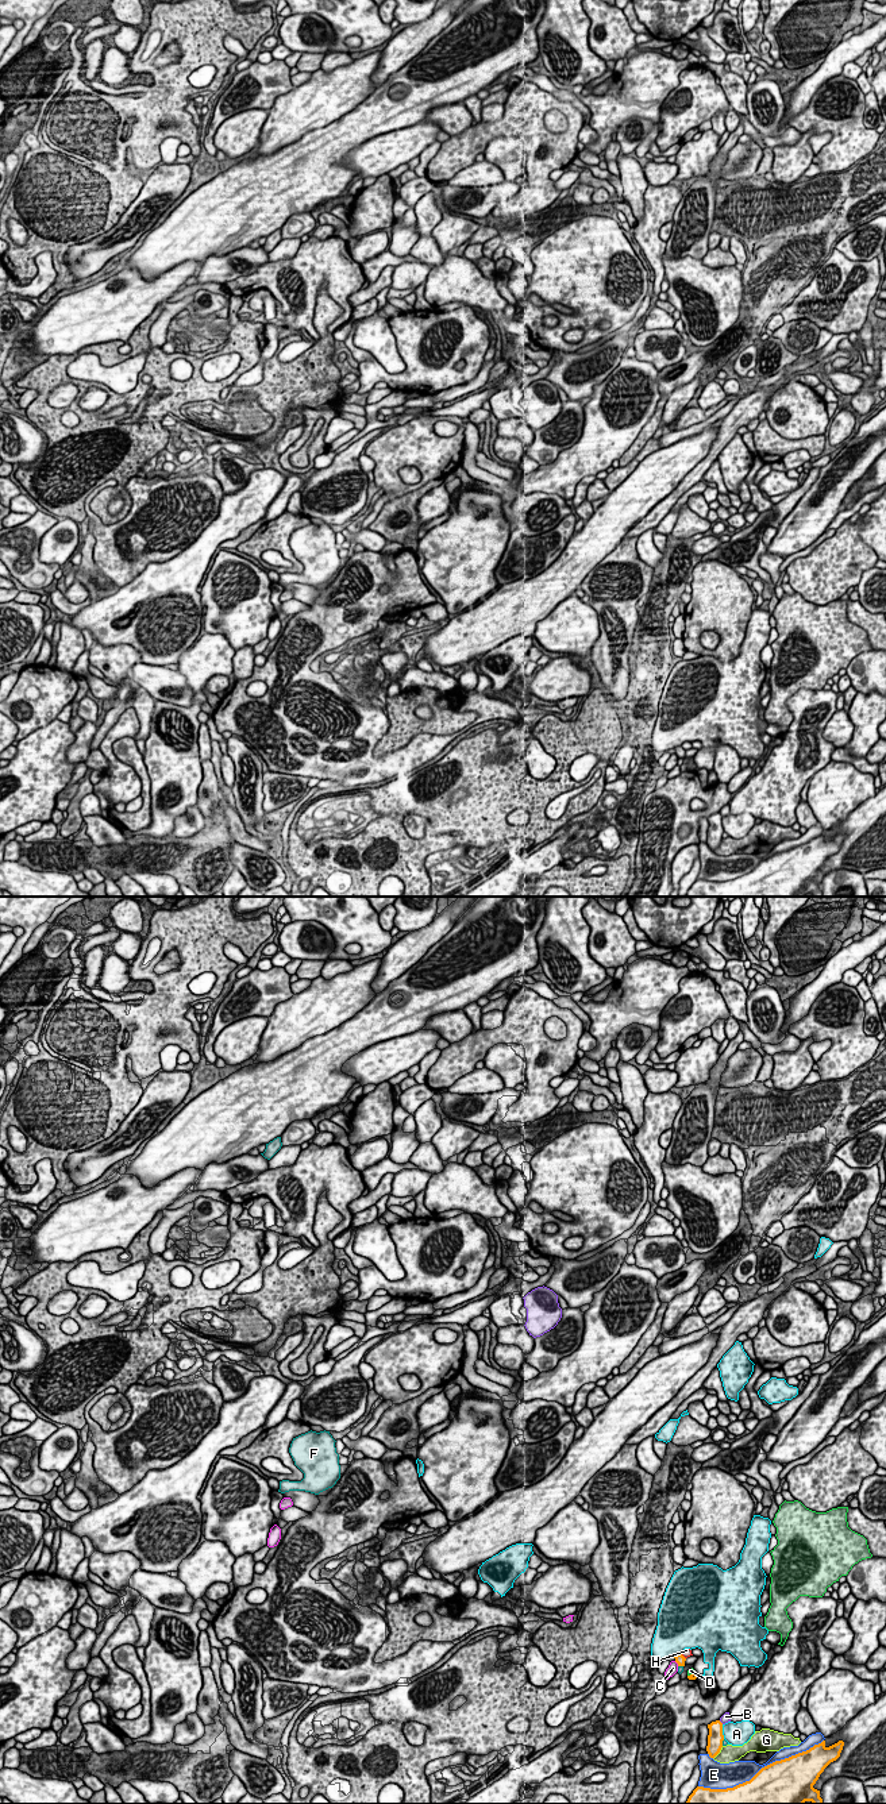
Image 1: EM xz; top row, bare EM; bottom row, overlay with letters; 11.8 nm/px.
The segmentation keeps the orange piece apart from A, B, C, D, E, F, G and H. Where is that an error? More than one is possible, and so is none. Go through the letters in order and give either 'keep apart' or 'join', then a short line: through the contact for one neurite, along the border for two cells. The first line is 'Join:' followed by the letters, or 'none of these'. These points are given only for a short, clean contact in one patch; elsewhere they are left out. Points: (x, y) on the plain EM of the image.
Join: none of these
A: keep apart
B: keep apart
C: keep apart
D: keep apart | xz (693, 762), (688, 768)
E: keep apart
F: keep apart
G: keep apart
H: keep apart

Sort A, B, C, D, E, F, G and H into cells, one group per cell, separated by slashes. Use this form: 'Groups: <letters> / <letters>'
Groups: A / B / C / D / E / F / G / H

